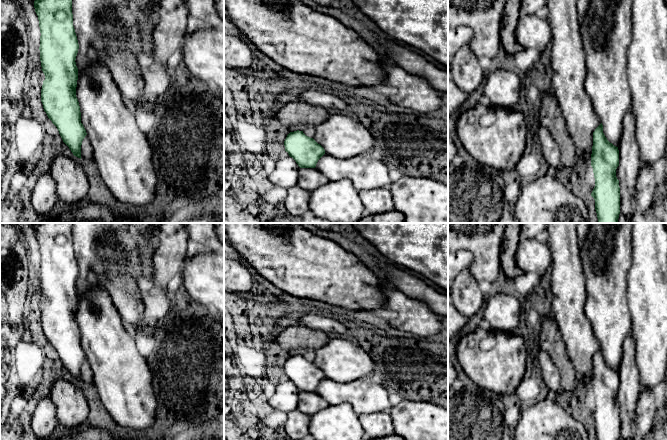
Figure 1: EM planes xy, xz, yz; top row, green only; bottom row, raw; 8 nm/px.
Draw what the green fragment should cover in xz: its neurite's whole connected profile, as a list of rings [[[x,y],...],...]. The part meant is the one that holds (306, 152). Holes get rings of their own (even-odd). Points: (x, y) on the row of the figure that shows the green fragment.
[[[299,130],[287,135],[284,146],[300,168],[315,168],[318,160],[325,154],[320,144]]]

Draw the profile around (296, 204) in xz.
[[[299,168],[297,185],[287,190],[283,211],[298,220],[309,209],[310,193],[330,180],[316,168]]]

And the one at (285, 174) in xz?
[[[289,155],[279,158],[275,163],[274,170],[269,173],[269,181],[286,190],[297,185],[299,166]]]

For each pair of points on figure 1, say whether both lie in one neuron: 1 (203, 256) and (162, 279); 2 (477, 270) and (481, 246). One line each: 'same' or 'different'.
1: different
2: same

